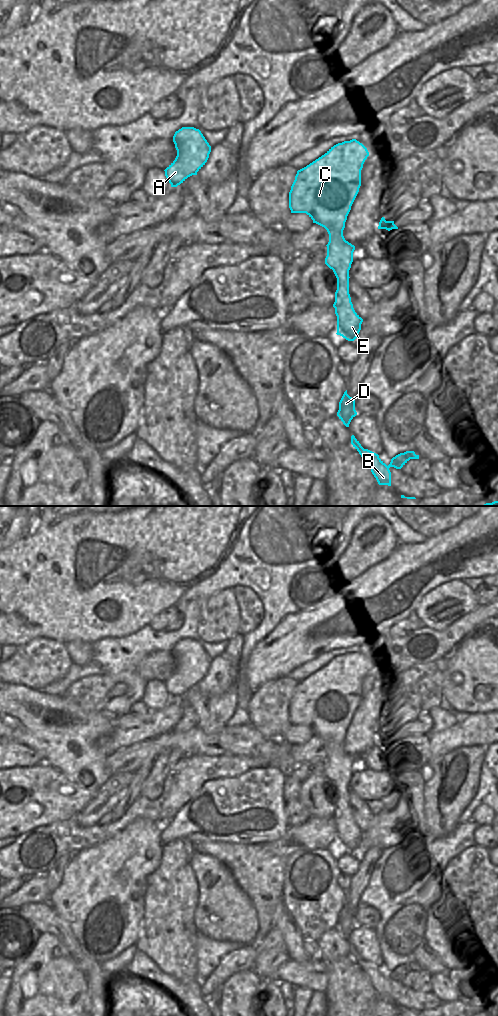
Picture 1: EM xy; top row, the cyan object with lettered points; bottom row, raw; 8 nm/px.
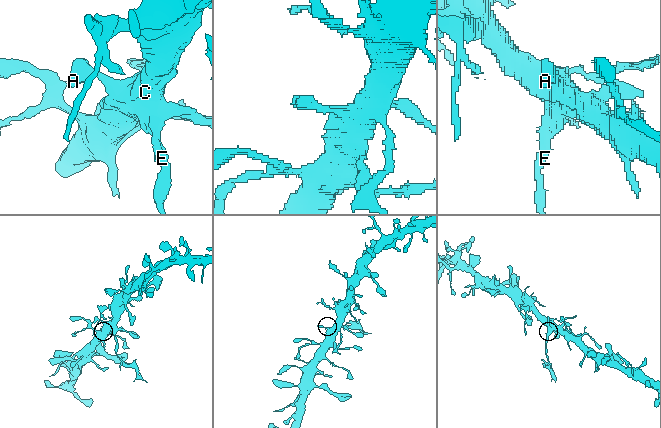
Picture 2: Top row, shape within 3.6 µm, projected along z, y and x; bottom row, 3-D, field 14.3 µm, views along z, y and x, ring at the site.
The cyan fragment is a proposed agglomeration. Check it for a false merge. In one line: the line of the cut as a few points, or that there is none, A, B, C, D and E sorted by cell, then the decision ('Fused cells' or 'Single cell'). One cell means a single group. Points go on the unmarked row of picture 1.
Split along xy (349, 808), (345, 812), (335, 813). Groups: A C / B D E. Fused cells.

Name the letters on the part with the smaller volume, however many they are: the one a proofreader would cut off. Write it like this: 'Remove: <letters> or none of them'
Remove: B, D, E.

